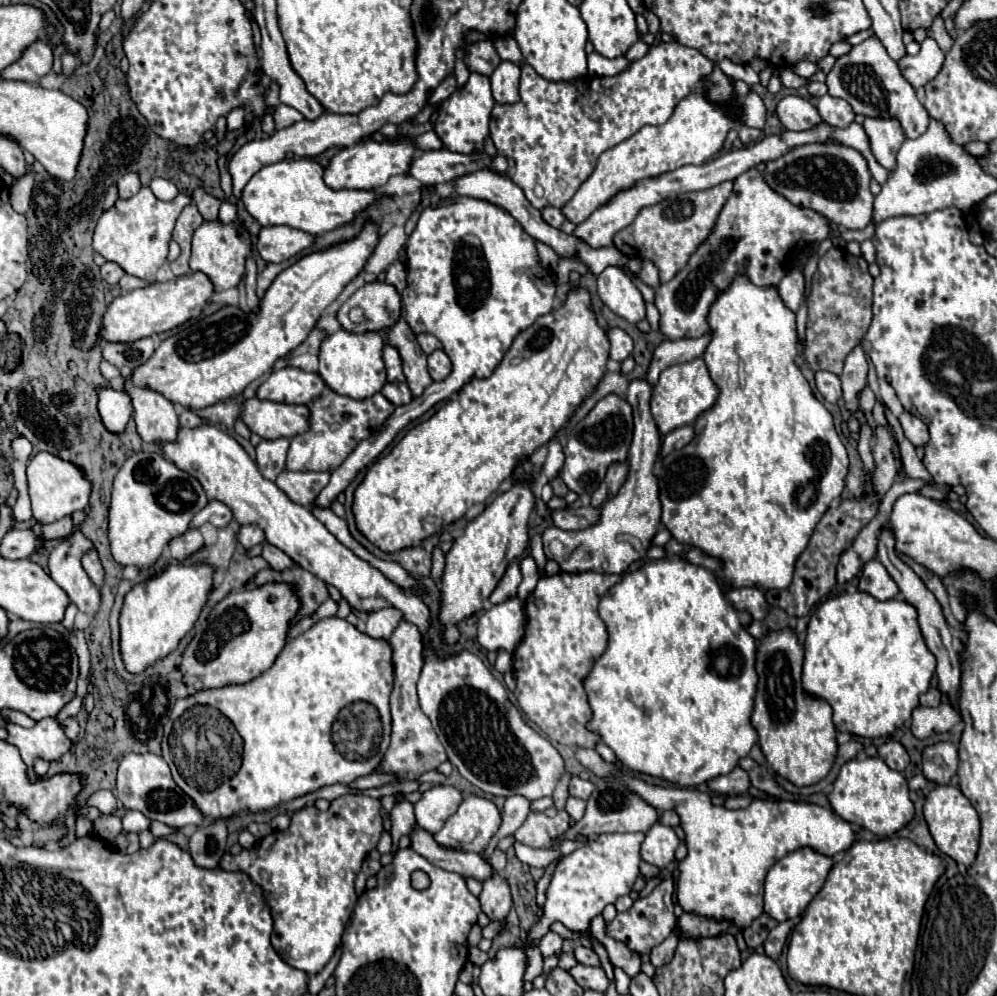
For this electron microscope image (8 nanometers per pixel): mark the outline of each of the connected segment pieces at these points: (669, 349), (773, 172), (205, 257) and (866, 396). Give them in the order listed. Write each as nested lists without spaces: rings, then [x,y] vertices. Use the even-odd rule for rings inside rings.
[[[704,333],[702,337],[696,337],[696,339],[676,339],[676,341],[664,341],[656,351],[654,351],[654,359],[652,359],[652,365],[648,369],[648,375],[646,379],[654,385],[660,371],[664,371],[666,367],[670,365],[676,365],[676,363],[686,363],[686,361],[692,361],[692,359],[698,359],[704,355],[708,343],[712,339],[712,333]]]
[[[800,145],[766,163],[766,183],[790,203],[808,207],[846,229],[864,229],[872,219],[870,171],[860,151],[844,145]]]
[[[220,219],[204,221],[192,237],[192,257],[190,257],[190,269],[206,273],[216,291],[224,291],[230,287],[236,287],[244,275],[244,263],[252,255],[252,241],[250,235],[242,231],[242,225],[238,221],[222,223]]]
[[[864,387],[864,391],[860,393],[860,407],[870,413],[874,409],[874,405],[876,405],[876,395],[872,393],[870,387]]]

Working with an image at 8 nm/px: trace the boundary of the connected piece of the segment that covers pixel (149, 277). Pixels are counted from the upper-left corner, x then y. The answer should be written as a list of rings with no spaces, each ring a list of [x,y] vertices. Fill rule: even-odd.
[[[142,187],[134,197],[126,201],[118,199],[110,211],[102,213],[94,231],[94,251],[100,253],[106,261],[118,263],[128,275],[146,283],[154,283],[156,271],[166,263],[174,223],[180,211],[190,203],[192,199],[186,193],[180,193],[172,201],[158,201],[150,187]]]

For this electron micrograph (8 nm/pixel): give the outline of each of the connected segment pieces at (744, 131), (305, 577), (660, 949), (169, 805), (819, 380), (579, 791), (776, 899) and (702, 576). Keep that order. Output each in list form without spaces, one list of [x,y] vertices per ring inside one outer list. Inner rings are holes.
[[[740,125],[738,135],[740,135],[740,139],[742,139],[744,145],[754,145],[758,141],[758,137],[760,137],[760,131],[758,129],[750,129],[746,125]]]
[[[292,567],[292,569],[282,571],[282,573],[278,573],[274,569],[262,569],[254,579],[256,585],[264,585],[270,581],[296,583],[296,593],[300,597],[300,611],[296,615],[296,621],[302,619],[304,615],[310,615],[312,611],[316,611],[318,605],[328,599],[326,583],[322,579],[318,579],[316,575],[304,571],[302,567]]]
[[[674,931],[664,943],[660,943],[658,947],[652,949],[652,953],[650,953],[650,963],[652,963],[654,967],[662,967],[664,963],[669,963],[674,955],[678,942],[678,933]]]
[[[128,753],[120,761],[114,795],[126,809],[136,809],[148,819],[162,821],[176,829],[186,825],[202,825],[206,819],[196,803],[174,783],[166,761],[154,753]]]
[[[818,371],[816,373],[816,387],[824,395],[828,403],[838,403],[842,397],[842,387],[840,387],[840,377],[830,373],[830,371]]]
[[[572,775],[572,779],[570,779],[570,795],[572,797],[588,799],[588,795],[592,795],[592,791],[594,791],[594,783],[592,781],[584,781],[578,775]]]
[[[808,847],[798,849],[794,853],[788,853],[784,859],[780,859],[766,875],[764,881],[764,913],[770,915],[776,921],[794,919],[804,913],[808,903],[814,899],[814,895],[824,885],[824,879],[832,867],[832,859],[824,857]]]
[[[668,557],[660,561],[648,561],[642,569],[634,573],[626,573],[620,583],[616,583],[600,601],[600,617],[606,623],[608,629],[608,647],[600,655],[600,659],[594,663],[592,671],[584,679],[584,691],[588,695],[588,705],[592,709],[592,717],[586,723],[588,731],[596,733],[600,737],[600,743],[612,747],[616,753],[618,763],[636,773],[646,773],[652,777],[660,777],[664,781],[670,781],[680,787],[696,787],[710,779],[716,779],[720,775],[730,773],[742,757],[746,757],[756,743],[758,735],[754,727],[750,725],[750,715],[754,707],[754,693],[756,693],[756,671],[754,671],[754,655],[756,655],[756,641],[744,631],[744,625],[752,621],[748,613],[734,611],[716,581],[716,577],[696,565],[690,565],[682,561],[680,557]]]

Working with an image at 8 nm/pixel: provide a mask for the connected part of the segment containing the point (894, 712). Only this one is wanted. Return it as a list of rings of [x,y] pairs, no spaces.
[[[842,593],[826,599],[808,623],[808,635],[804,641],[804,691],[812,697],[828,701],[834,709],[834,725],[838,731],[850,731],[858,737],[882,737],[890,735],[912,711],[920,705],[920,693],[926,693],[936,669],[936,657],[926,647],[922,631],[918,627],[916,607],[902,599],[878,601],[870,593]]]

